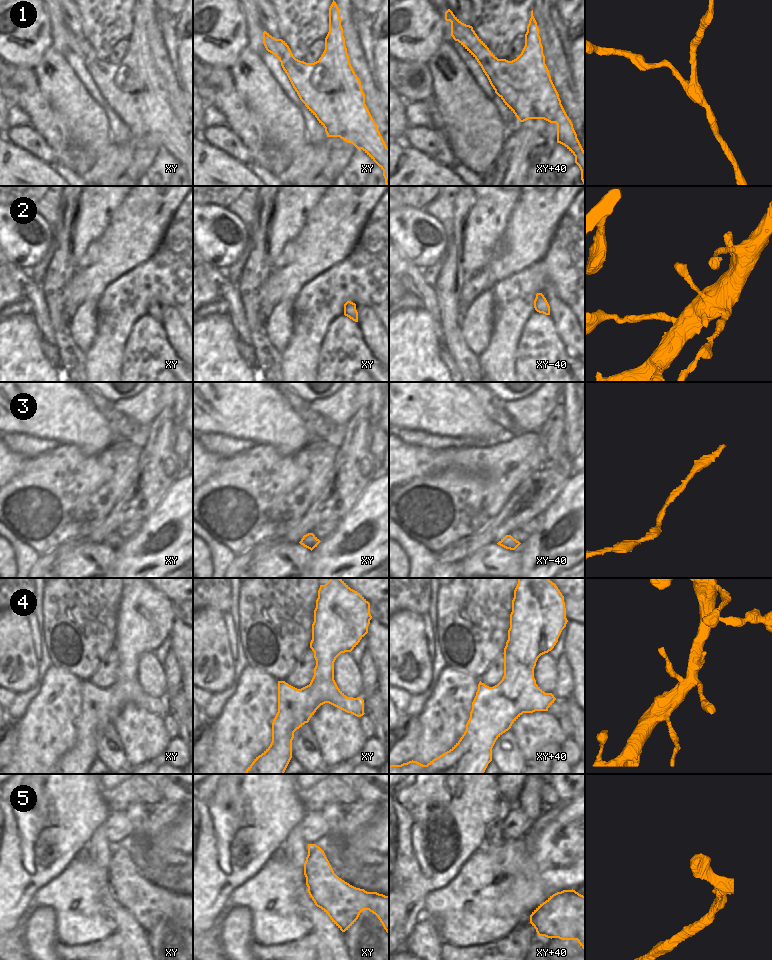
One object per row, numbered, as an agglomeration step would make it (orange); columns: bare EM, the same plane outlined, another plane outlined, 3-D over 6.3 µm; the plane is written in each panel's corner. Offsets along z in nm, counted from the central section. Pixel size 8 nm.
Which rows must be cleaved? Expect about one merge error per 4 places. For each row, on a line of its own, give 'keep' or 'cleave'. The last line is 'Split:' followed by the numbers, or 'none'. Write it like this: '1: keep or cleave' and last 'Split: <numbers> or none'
1: keep
2: keep
3: keep
4: keep
5: keep
Split: none

